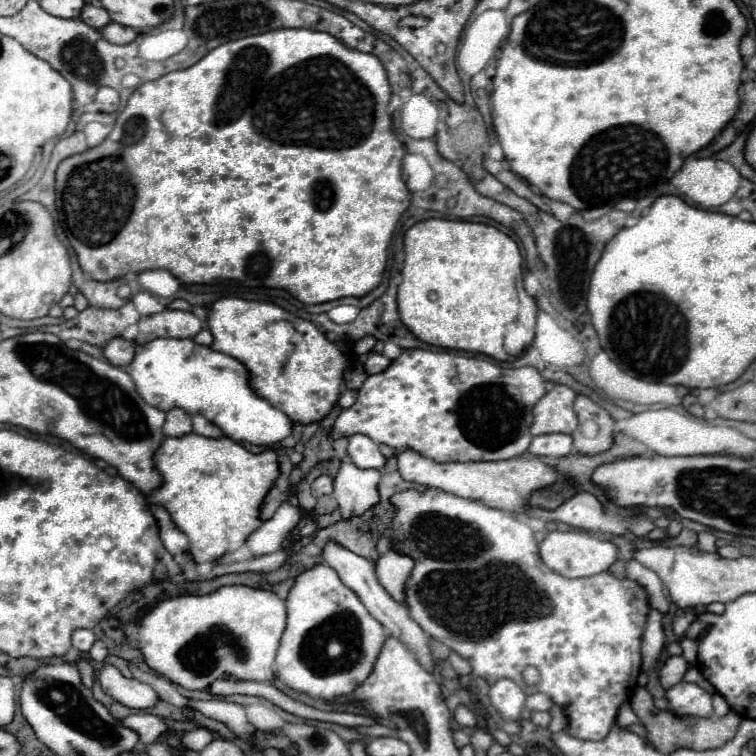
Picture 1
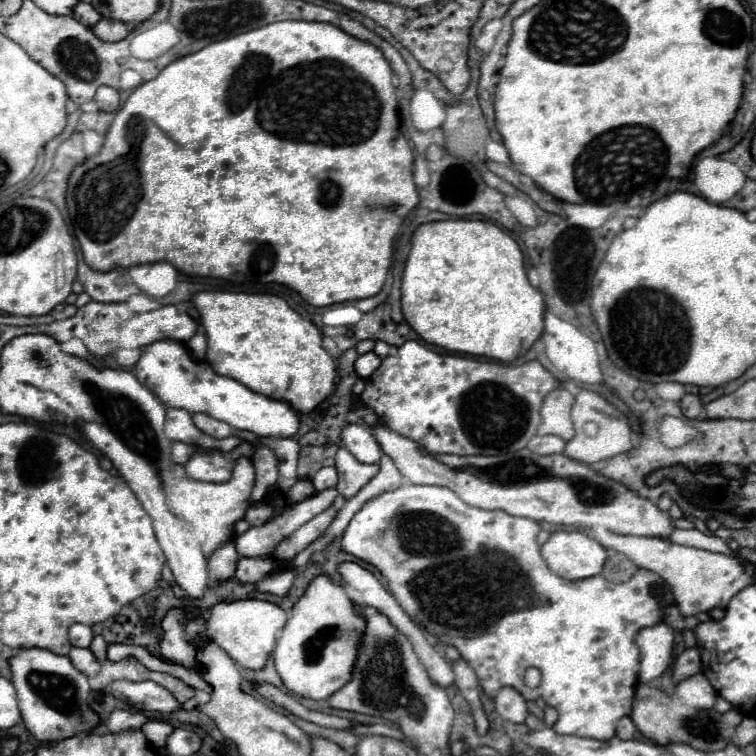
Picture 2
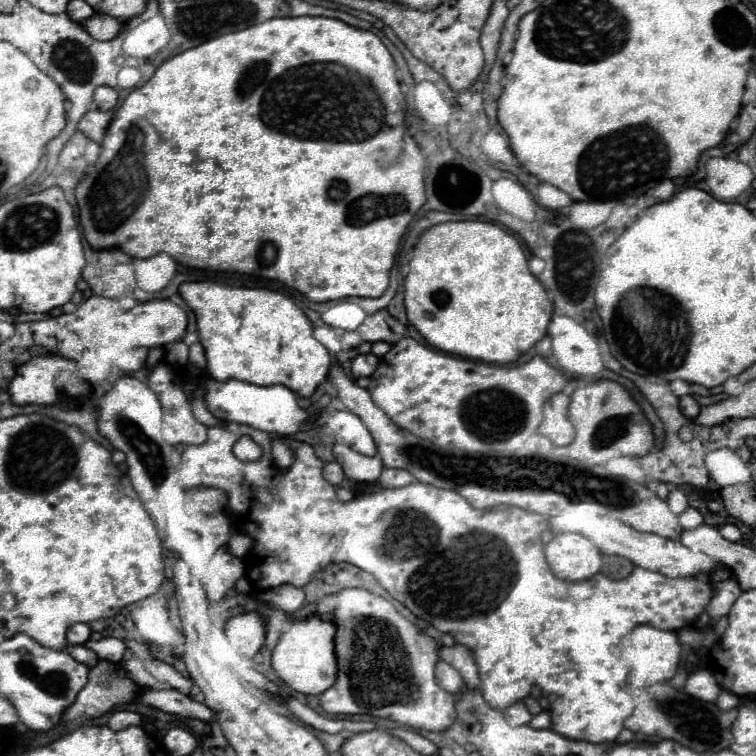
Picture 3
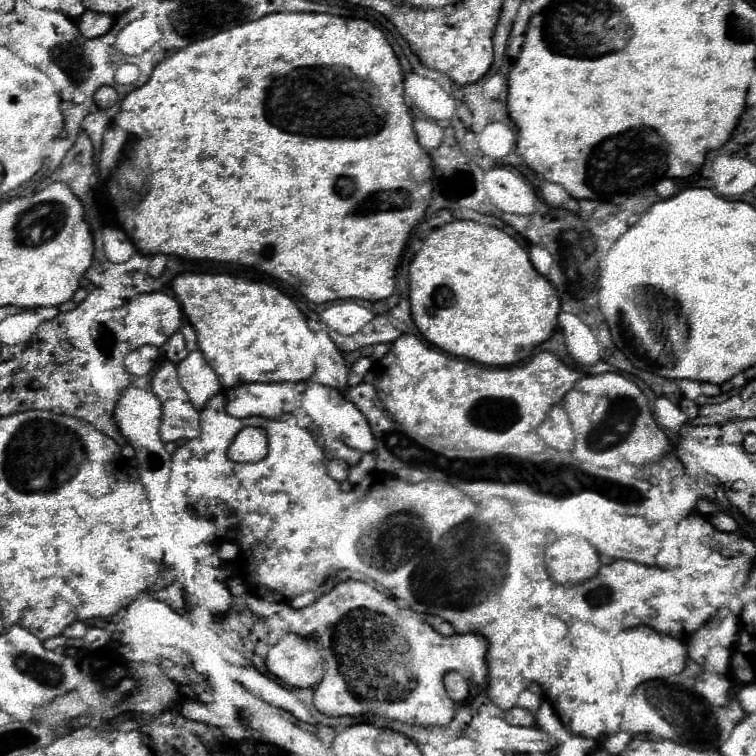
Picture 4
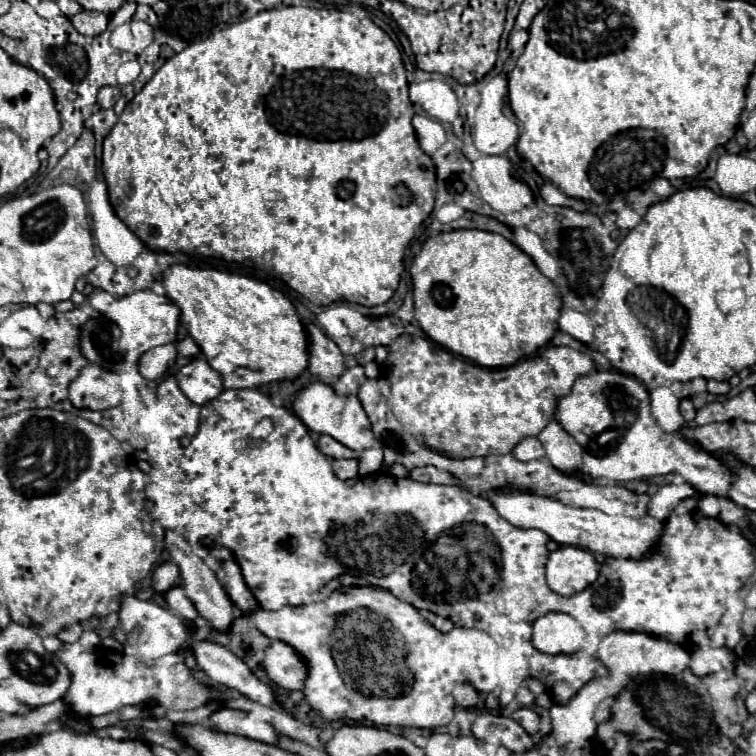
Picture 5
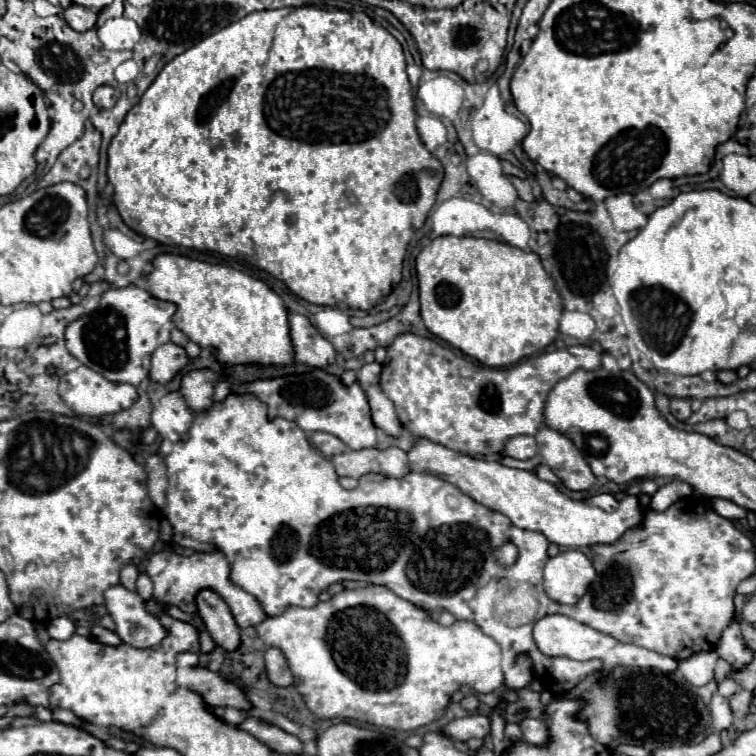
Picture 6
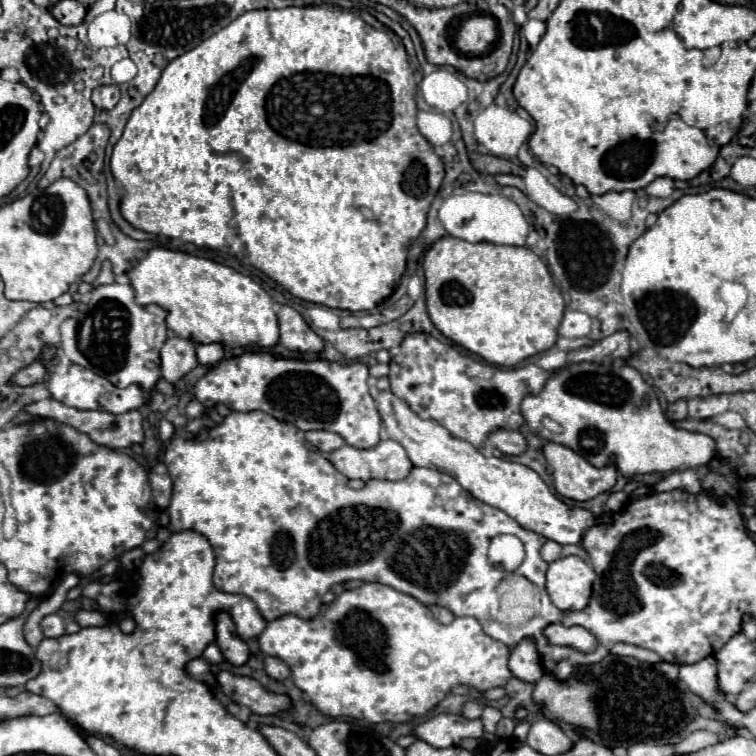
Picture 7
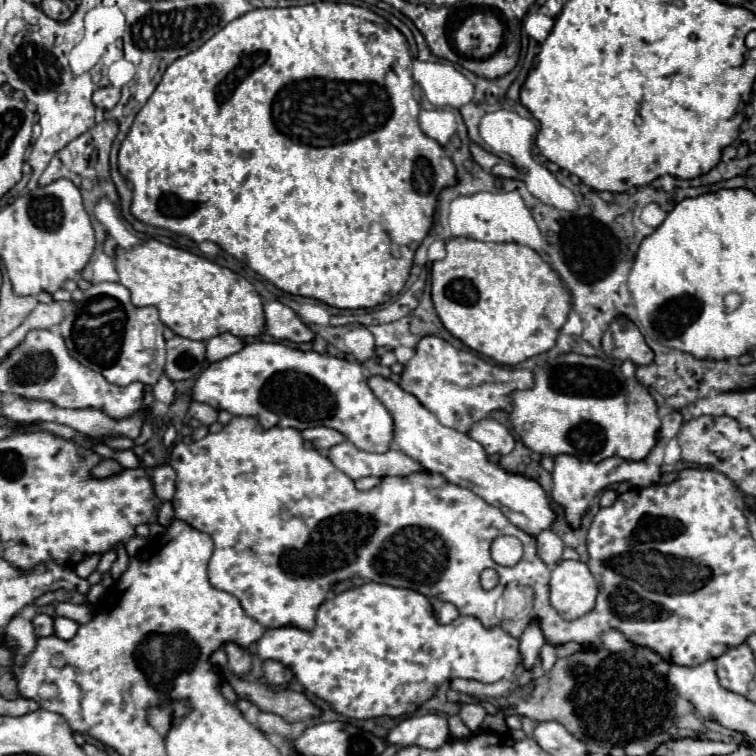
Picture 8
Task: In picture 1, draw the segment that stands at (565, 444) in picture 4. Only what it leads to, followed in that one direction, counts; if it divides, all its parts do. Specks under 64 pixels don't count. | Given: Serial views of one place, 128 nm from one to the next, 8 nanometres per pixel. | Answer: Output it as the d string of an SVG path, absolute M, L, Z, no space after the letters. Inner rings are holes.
M554 386L550 392L546 392L544 398L538 400L534 406L534 424L530 432L534 436L538 434L550 434L550 432L562 432L572 434L578 426L578 418L572 410L576 392L568 386Z

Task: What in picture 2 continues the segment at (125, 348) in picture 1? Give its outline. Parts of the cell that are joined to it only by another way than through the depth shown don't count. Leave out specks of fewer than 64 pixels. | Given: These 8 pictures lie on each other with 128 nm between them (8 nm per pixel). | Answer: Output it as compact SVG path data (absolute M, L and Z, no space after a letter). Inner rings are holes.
M118 350L116 352L116 362L122 368L132 368L140 358L140 350Z

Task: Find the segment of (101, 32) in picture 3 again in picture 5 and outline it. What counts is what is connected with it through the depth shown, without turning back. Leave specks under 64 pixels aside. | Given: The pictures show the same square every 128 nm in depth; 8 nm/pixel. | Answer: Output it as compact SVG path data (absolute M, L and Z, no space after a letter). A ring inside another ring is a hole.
M80 10L78 14L74 14L70 18L72 26L76 26L76 30L84 36L96 36L100 32L104 32L108 28L108 16L100 14L100 12L88 12L88 10Z

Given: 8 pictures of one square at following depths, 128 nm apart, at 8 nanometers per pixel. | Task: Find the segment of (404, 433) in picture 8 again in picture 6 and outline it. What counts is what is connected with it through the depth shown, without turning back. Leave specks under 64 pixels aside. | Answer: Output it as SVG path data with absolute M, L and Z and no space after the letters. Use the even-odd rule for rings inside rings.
M414 438L414 444L408 450L408 462L410 470L436 474L456 484L464 494L468 494L476 502L508 516L518 528L538 530L550 542L564 548L612 544L628 528L638 526L642 520L638 496L626 496L619 503L613 495L603 493L587 498L584 502L576 502L556 490L550 482L540 480L534 472L508 468L496 460L478 460L470 454L440 446L438 442L432 442L428 438Z

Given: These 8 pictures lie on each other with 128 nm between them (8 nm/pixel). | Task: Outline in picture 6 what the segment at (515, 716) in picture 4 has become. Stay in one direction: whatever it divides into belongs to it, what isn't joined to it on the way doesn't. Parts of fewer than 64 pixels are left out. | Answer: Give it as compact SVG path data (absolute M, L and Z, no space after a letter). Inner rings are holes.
M524 718L520 722L522 740L534 746L544 746L548 742L548 726L540 718Z

